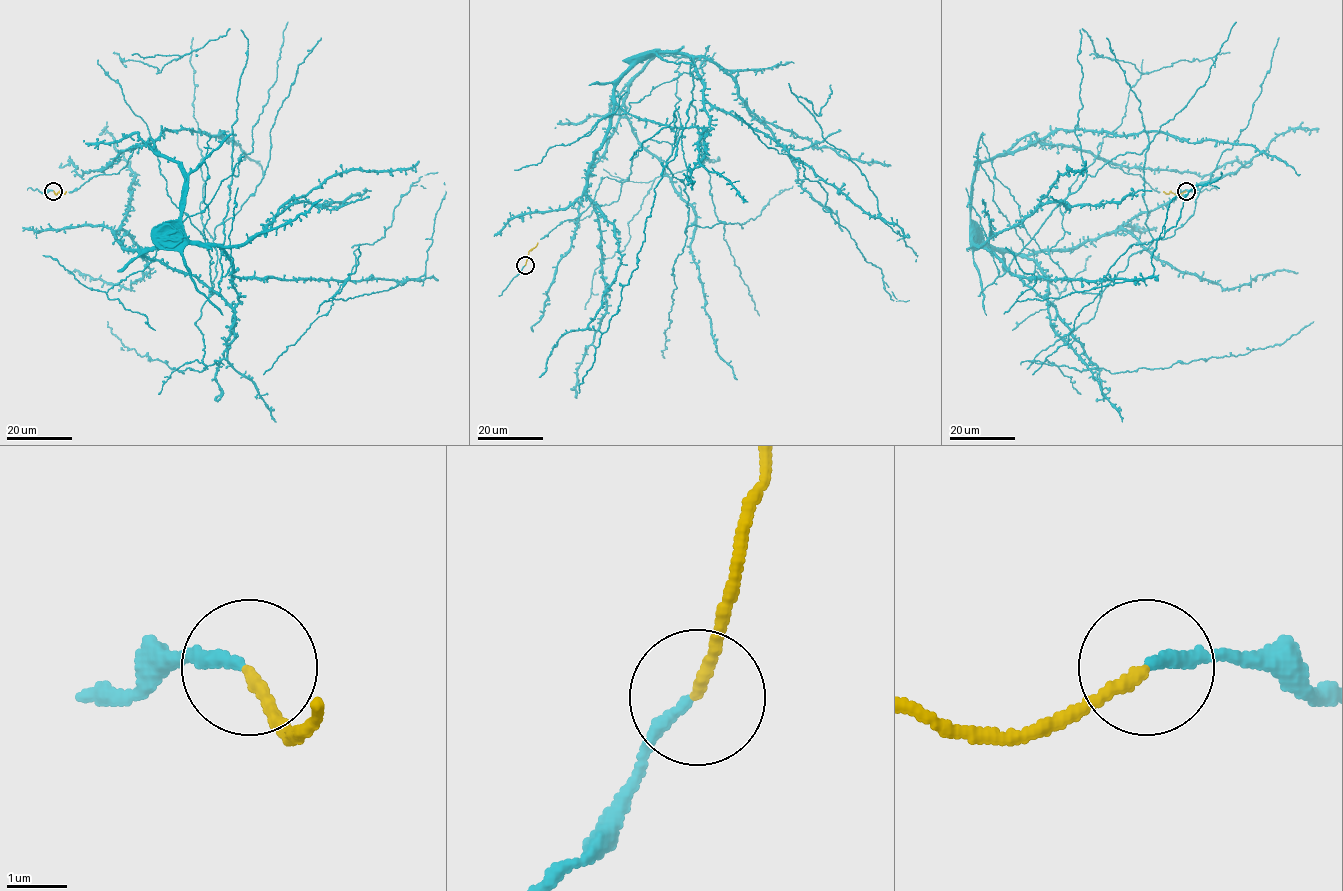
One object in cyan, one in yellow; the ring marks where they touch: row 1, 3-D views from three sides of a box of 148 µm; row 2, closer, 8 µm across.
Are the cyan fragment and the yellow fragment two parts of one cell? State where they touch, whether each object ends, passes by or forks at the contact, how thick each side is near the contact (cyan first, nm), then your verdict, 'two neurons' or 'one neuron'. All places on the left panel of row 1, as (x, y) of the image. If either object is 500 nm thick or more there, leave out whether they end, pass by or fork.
at (53, 191); cyan ends there; yellow ends there; 200 nm thick on the cyan side, 180 nm on the other; one neuron

